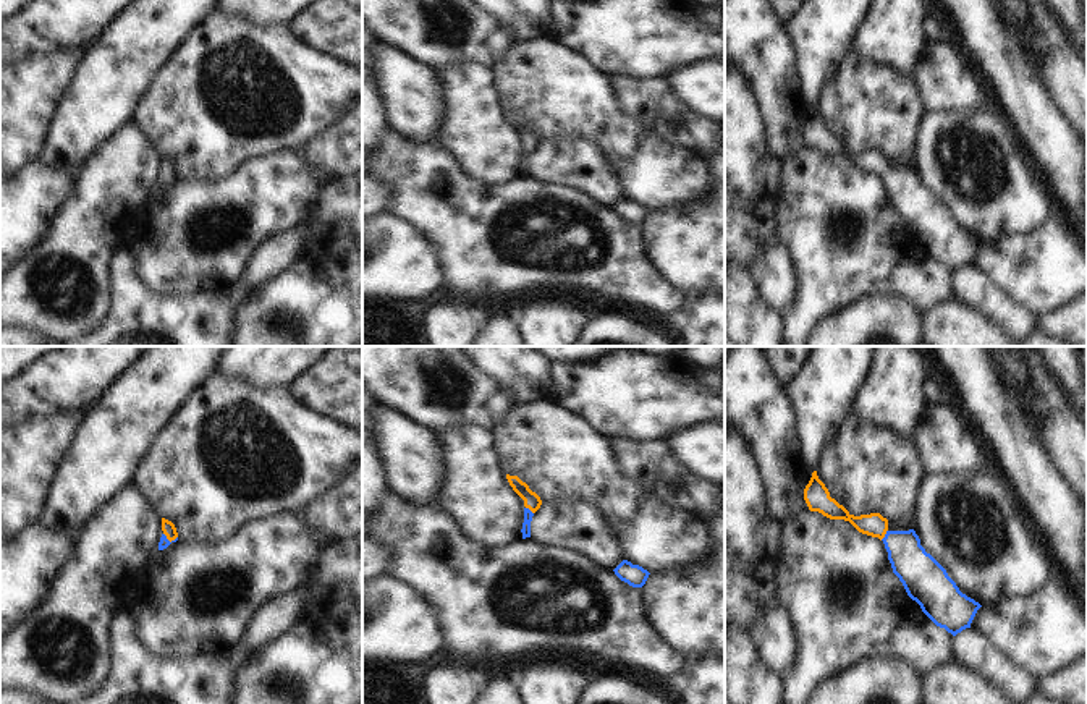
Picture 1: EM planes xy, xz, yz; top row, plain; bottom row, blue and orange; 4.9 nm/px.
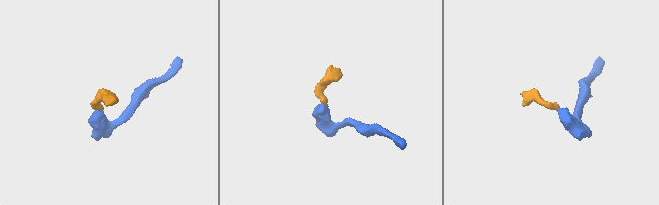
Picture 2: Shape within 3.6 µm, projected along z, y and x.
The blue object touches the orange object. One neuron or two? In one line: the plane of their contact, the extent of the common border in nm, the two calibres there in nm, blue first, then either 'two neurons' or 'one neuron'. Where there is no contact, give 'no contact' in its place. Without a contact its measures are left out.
yz | 70 nm | 200/120 nm | one neuron

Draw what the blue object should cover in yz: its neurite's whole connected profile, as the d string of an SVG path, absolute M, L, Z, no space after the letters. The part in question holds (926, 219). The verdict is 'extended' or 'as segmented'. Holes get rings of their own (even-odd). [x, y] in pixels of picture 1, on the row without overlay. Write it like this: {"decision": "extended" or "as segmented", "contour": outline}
{"decision": "extended", "contour": "M817 108L812 110L804 126L804 138L810 149L818 149L830 157L849 159L859 170L878 175L885 181L893 210L903 220L907 233L937 264L953 274L971 265L982 243L959 228L946 207L920 183L914 167L890 168L888 157L880 151L851 152L830 134Z"}

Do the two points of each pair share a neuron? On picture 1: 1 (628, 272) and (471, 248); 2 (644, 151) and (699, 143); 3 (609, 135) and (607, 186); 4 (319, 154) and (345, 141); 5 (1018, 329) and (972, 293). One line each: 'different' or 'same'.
1: same
2: different
3: different
4: same
5: same

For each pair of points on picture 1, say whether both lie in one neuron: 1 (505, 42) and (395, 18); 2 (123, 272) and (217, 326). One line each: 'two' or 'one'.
1: one
2: one

